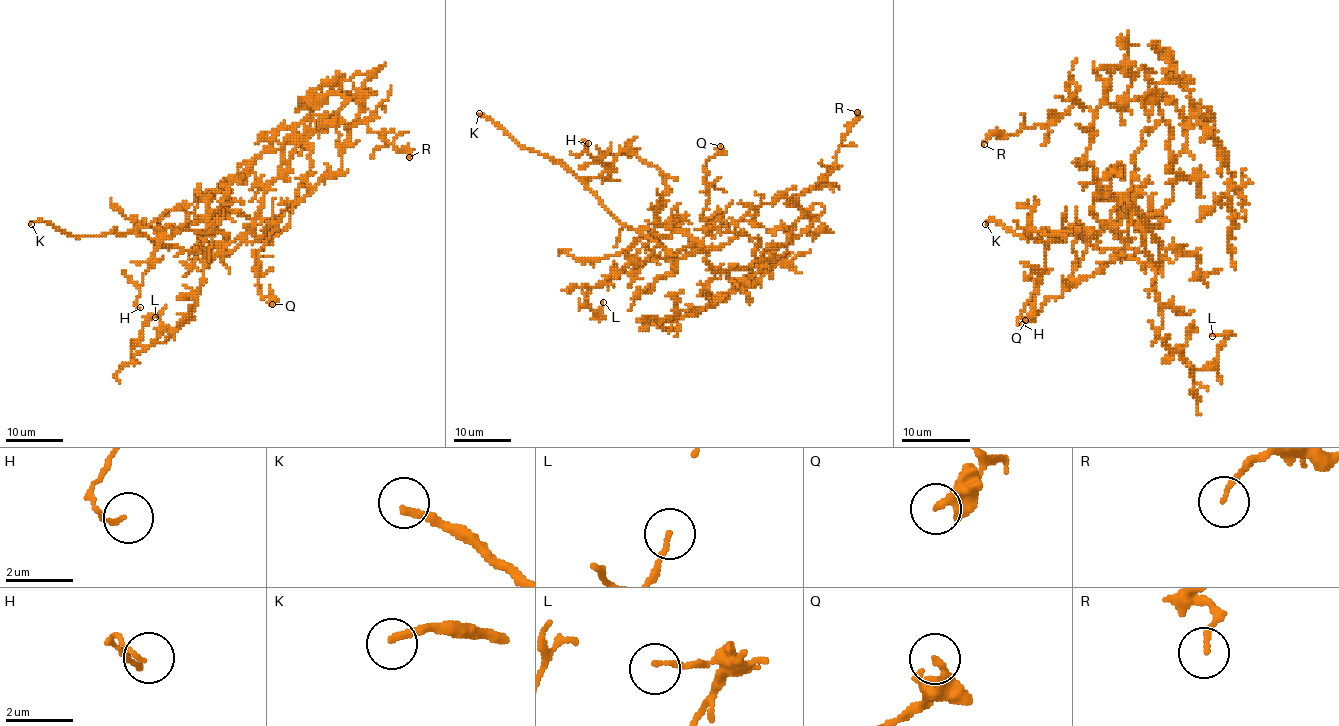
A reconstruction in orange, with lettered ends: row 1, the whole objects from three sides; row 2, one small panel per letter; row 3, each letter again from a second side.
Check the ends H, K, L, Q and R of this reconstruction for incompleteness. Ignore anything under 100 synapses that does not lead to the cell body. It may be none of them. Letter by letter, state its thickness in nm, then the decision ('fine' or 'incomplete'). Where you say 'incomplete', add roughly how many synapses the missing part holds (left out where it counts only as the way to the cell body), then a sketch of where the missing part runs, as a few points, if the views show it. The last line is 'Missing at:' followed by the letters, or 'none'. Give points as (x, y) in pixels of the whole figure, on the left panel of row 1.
H: 100 nm thick; fine
K: 240 nm thick; incomplete
L: 140 nm thick; fine
Q: 160 nm thick; fine
R: 150 nm thick; fine
Missing at: K

